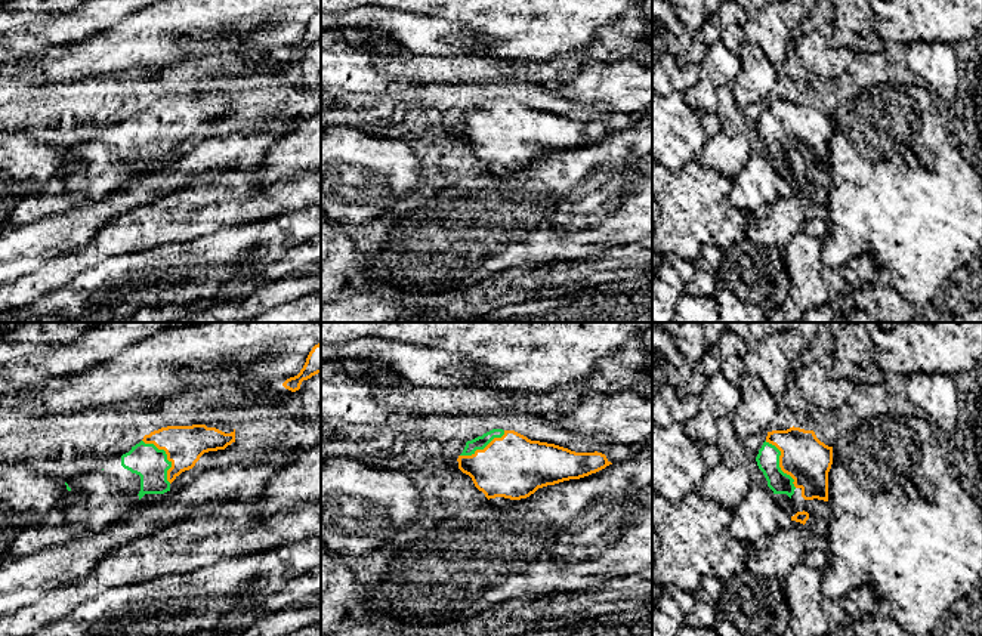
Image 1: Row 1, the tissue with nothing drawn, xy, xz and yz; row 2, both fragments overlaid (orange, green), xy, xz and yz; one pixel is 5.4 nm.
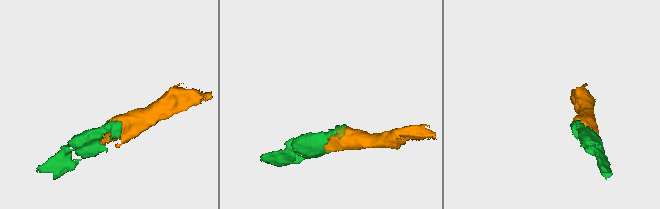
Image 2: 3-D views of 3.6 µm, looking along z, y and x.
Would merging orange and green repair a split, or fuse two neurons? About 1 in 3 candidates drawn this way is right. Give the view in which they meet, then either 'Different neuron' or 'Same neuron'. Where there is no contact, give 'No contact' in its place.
Touches orange in xy. Same neuron

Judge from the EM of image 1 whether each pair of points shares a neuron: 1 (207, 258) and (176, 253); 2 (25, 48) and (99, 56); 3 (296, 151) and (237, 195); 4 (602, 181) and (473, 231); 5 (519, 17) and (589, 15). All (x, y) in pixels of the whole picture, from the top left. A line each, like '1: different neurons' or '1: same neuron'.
1: same neuron
2: different neurons
3: different neurons
4: same neuron
5: same neuron

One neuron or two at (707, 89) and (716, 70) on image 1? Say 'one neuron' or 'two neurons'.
one neuron

